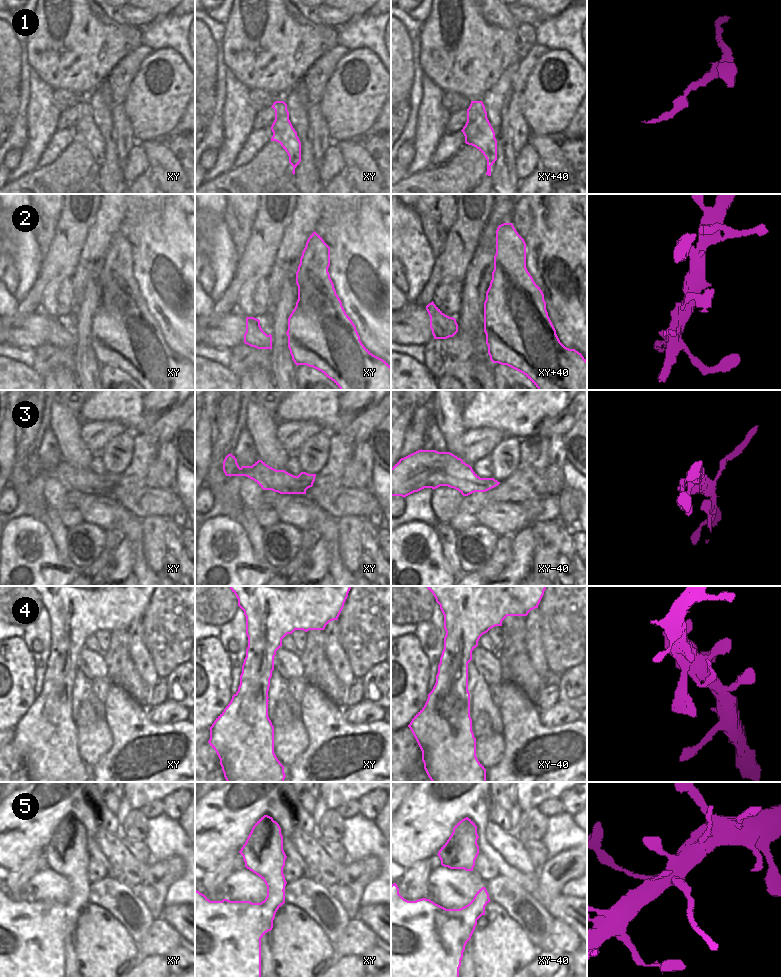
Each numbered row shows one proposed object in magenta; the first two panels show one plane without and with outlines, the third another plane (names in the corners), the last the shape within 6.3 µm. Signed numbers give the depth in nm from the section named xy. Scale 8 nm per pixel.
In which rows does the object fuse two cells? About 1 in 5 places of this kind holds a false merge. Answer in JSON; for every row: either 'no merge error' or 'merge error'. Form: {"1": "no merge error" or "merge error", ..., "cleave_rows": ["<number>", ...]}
{"1": "no merge error", "2": "no merge error", "3": "no merge error", "4": "no merge error", "5": "merge error", "cleave_rows": ["5"]}

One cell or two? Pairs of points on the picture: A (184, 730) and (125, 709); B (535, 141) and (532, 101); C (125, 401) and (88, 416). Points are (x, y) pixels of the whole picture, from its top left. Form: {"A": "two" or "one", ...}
{"A": "one", "B": "two", "C": "one"}

